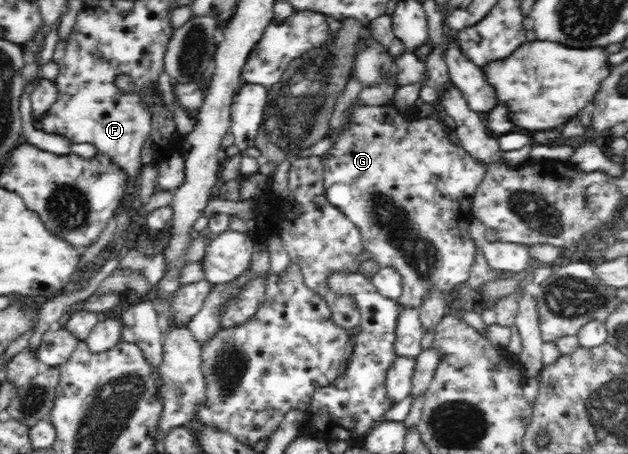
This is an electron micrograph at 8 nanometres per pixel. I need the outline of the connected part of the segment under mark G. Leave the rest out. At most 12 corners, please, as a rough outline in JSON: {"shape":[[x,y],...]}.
{"shape":[[360,106],[327,199],[402,275],[453,293],[485,168],[433,115]]}

